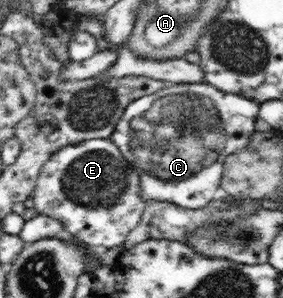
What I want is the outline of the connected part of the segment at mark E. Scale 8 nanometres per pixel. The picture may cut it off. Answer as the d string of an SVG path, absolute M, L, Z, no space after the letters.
M95 138L64 146L60 151L54 152L41 167L31 195L34 199L33 206L38 215L58 220L72 237L83 244L96 248L120 246L140 224L146 206L146 202L140 198L140 176L127 174L128 168L129 163L123 159L121 151L111 139Z

